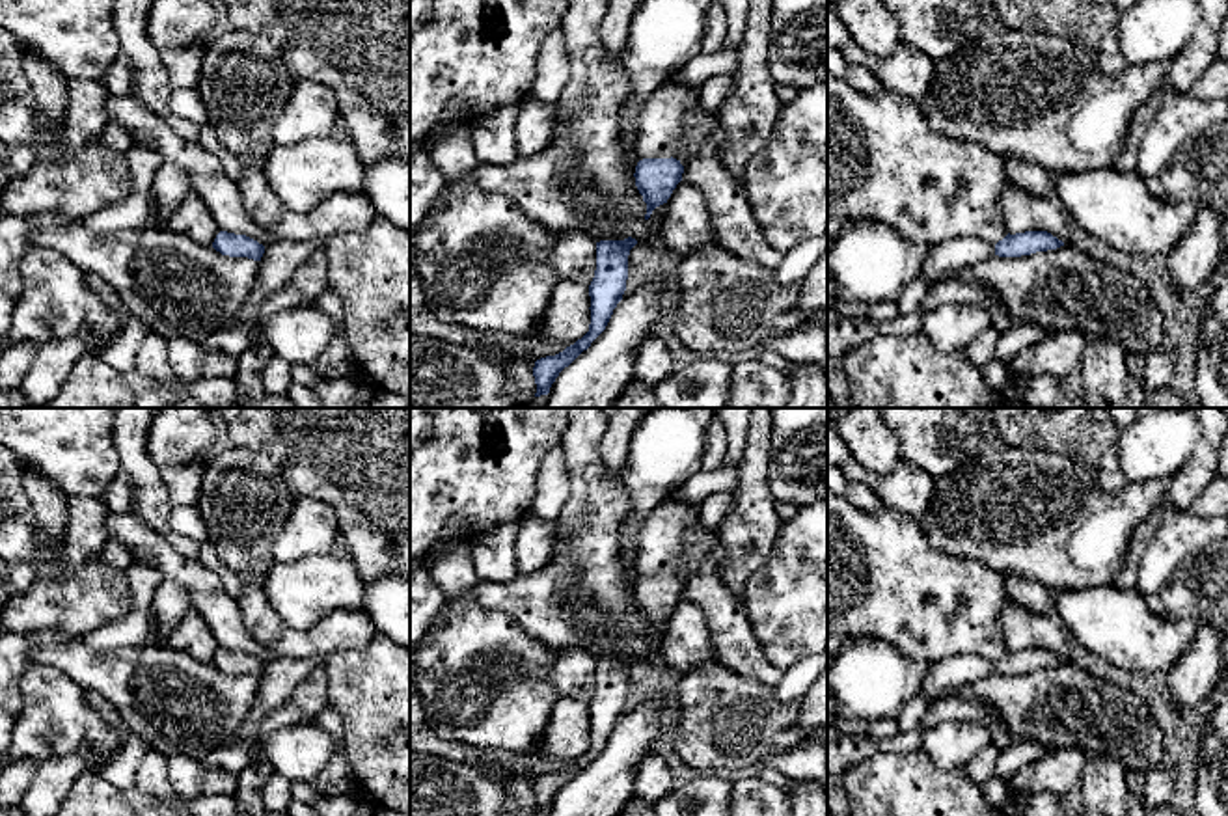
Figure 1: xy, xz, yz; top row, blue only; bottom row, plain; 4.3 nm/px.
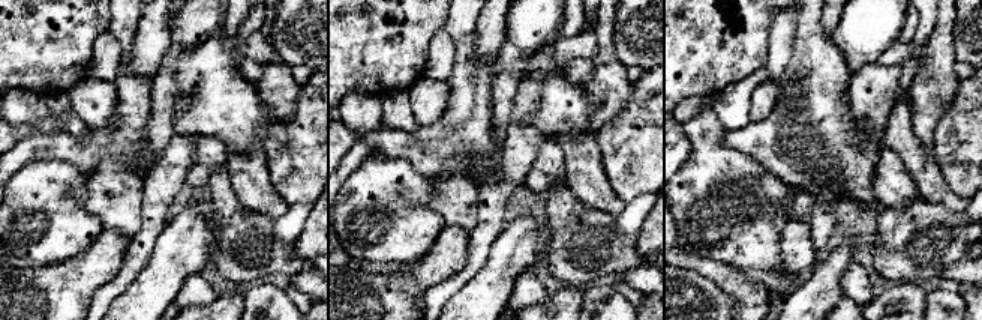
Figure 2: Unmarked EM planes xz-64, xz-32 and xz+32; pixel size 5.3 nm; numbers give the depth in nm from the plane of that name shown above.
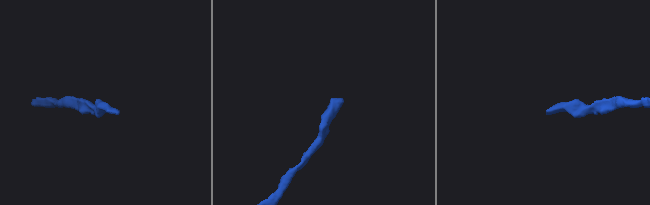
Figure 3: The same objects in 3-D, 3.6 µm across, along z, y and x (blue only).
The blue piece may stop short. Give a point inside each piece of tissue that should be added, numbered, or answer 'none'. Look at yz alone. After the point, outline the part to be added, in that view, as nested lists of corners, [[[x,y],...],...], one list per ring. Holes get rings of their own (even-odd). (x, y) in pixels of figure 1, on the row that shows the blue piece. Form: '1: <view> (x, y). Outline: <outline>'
1: yz (941, 259). Outline: [[[965,237],[943,240],[928,248],[919,278],[932,287],[950,279],[960,268],[978,265],[991,255],[995,255],[995,246],[984,240]]]

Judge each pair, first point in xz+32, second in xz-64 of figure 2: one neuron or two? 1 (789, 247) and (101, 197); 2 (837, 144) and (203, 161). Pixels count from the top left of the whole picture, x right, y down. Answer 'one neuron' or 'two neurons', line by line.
1: two neurons
2: two neurons

